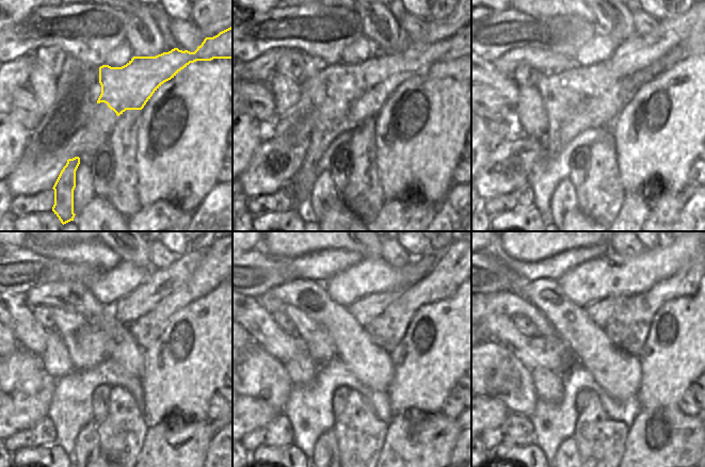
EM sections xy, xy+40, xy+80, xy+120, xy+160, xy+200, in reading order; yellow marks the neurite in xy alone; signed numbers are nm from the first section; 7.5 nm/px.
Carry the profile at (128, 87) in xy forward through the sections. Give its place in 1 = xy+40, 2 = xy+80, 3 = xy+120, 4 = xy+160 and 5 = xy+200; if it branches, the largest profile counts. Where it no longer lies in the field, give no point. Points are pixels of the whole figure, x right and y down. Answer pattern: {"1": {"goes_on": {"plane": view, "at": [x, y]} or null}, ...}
{"1": {"goes_on": {"plane": "xy+40", "at": [345, 96]}}, "2": {"goes_on": {"plane": "xy+80", "at": [580, 98]}}, "3": {"goes_on": {"plane": "xy+120", "at": [87, 344]}}, "4": {"goes_on": {"plane": "xy+160", "at": [321, 347]}}, "5": {"goes_on": {"plane": "xy+200", "at": [510, 303]}}}

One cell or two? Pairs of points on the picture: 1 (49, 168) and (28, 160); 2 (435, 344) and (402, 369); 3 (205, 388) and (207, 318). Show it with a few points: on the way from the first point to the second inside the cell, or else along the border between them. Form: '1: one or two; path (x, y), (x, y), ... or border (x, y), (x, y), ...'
1: one; path (44, 168), (36, 168), (33, 165)
2: one; path (428, 353), (411, 369)
3: one; path (205, 371), (205, 338), (207, 335)

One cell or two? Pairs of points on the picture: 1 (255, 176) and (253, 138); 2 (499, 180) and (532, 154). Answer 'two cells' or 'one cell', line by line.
1: two cells
2: one cell

